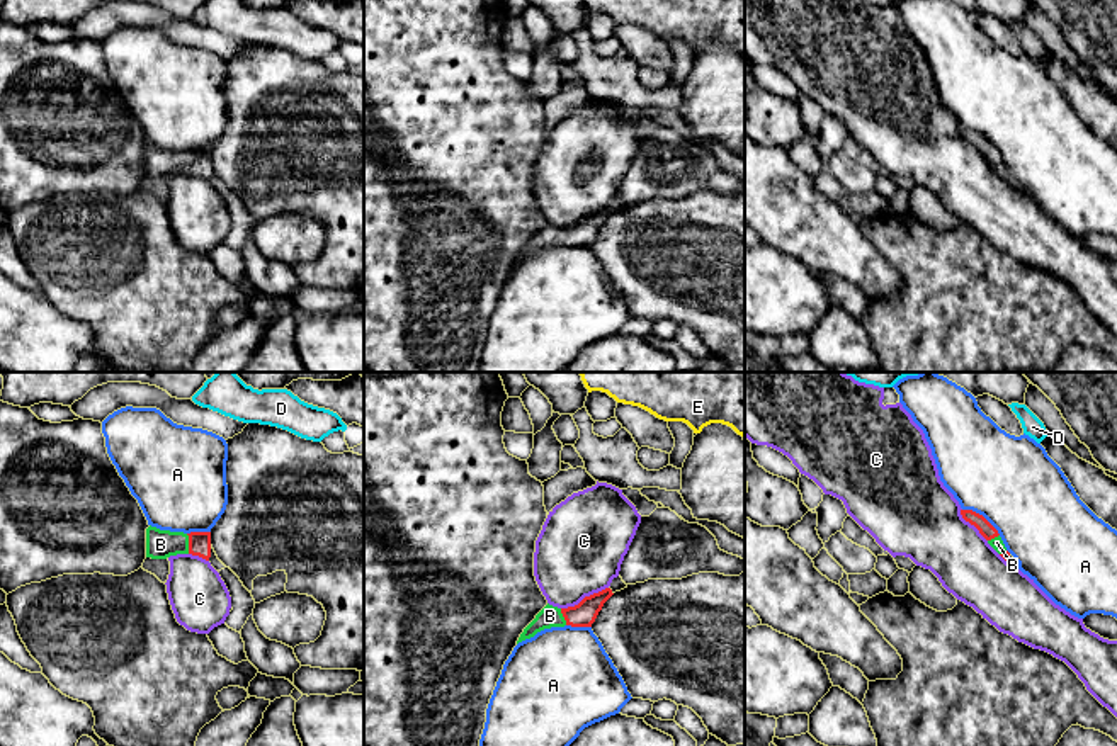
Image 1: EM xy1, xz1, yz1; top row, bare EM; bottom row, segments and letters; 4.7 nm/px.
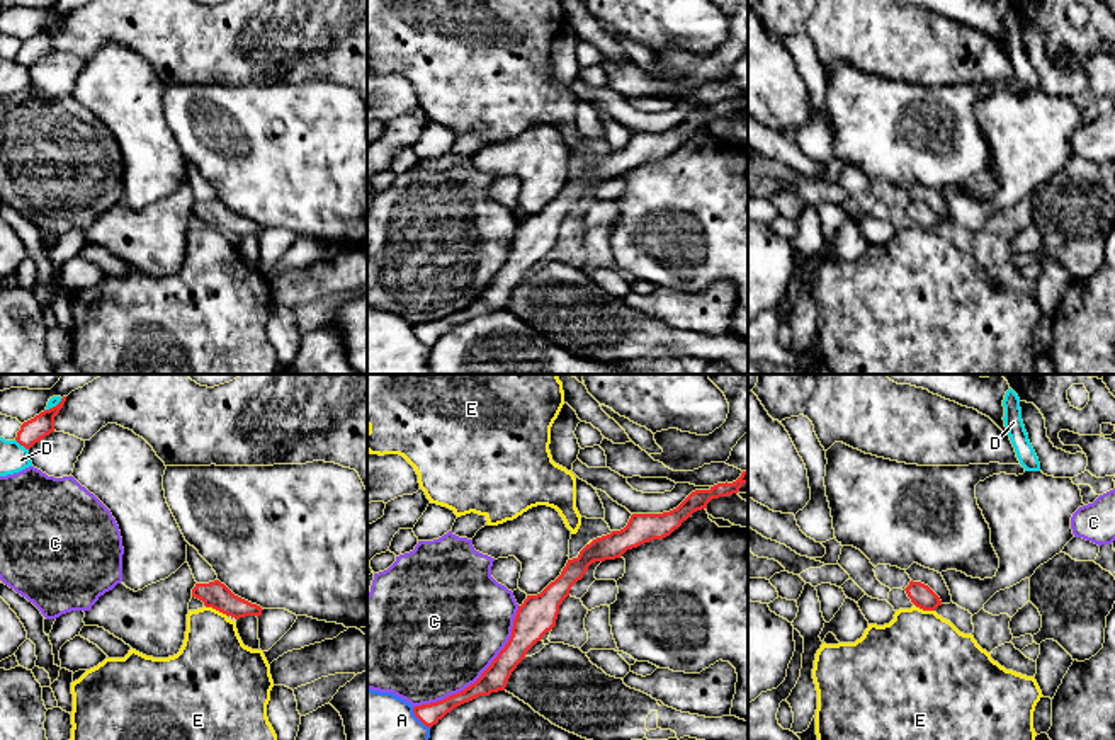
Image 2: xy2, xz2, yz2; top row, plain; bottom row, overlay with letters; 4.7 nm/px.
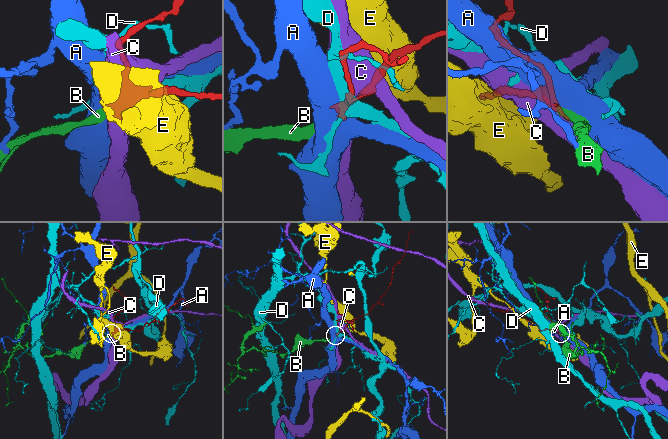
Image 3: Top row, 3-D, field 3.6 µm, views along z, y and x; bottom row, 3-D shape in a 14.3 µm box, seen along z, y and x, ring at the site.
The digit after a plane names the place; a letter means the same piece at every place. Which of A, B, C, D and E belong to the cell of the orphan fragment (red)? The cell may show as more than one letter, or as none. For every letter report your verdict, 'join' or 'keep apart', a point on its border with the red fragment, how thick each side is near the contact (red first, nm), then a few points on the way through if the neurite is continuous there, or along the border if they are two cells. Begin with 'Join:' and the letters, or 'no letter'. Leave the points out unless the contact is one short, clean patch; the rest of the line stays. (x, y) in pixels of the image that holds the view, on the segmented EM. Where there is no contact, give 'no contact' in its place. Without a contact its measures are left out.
Join: B
A: keep apart | yz1 (981, 515) | 70/420 nm
B: join | xy1 (189, 544) | 110/140 nm | across xy1 (199, 542), (189, 544), (160, 544)
C: keep apart | xz2 (481, 674) | 120/500 nm
D: keep apart | xy2 (22, 444) | 110/140 nm
E: keep apart | xy2 (216, 609) | 130/340 nm | along xy2 (206, 606), (226, 616)

